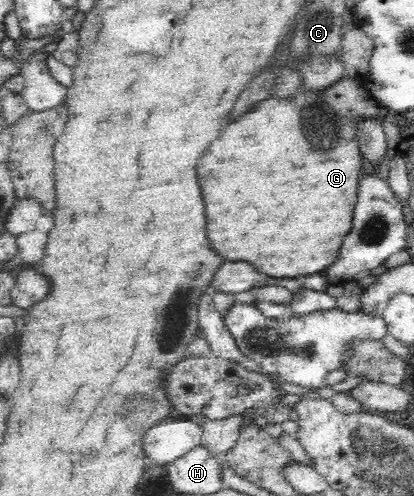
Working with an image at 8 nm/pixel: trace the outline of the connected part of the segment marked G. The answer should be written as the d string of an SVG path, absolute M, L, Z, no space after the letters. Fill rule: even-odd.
M345 76L338 83L334 83L332 87L326 89L326 91L318 91L316 93L315 91L304 90L296 93L292 99L266 99L266 101L260 101L254 111L250 111L250 113L242 115L238 121L230 123L210 143L206 155L196 163L196 175L198 175L202 199L204 199L204 209L206 209L204 211L206 213L206 231L208 231L208 241L212 245L212 251L216 251L224 261L246 261L246 263L254 265L256 271L260 271L260 273L264 273L268 277L302 279L305 275L322 274L324 269L328 265L332 265L332 261L338 257L340 243L342 243L344 235L350 233L352 227L352 211L354 211L354 206L357 202L358 181L360 181L361 168L363 166L363 155L354 135L356 129L355 121L364 116L376 116L382 121L384 117L391 114L392 111L379 101L376 101L370 95L370 92L364 89L360 79Z

